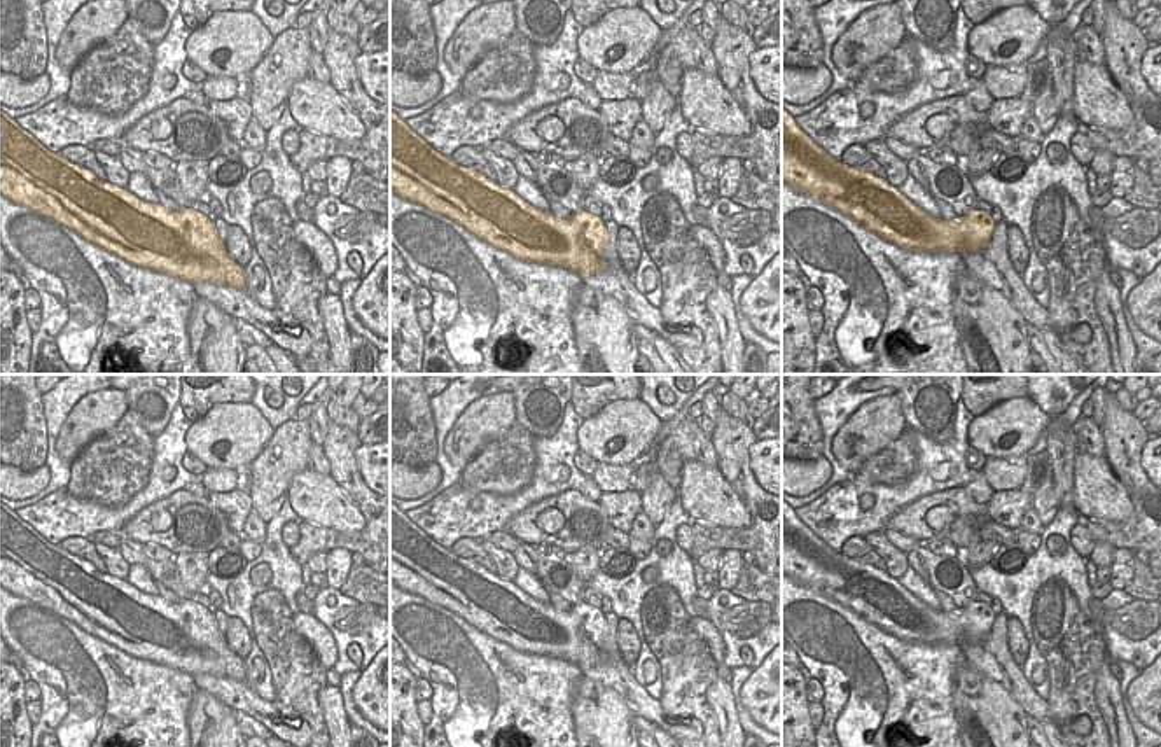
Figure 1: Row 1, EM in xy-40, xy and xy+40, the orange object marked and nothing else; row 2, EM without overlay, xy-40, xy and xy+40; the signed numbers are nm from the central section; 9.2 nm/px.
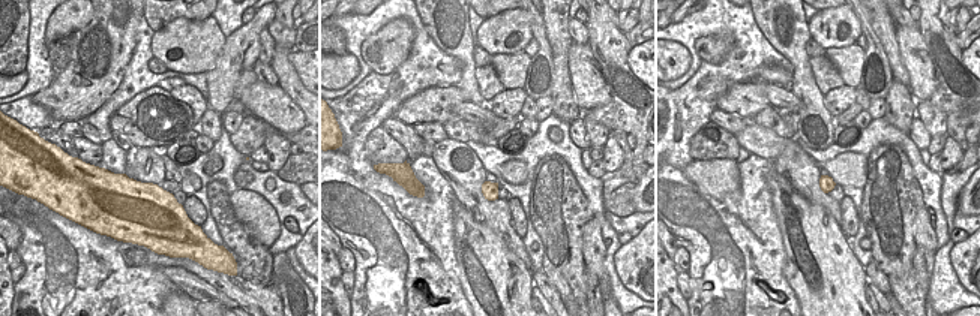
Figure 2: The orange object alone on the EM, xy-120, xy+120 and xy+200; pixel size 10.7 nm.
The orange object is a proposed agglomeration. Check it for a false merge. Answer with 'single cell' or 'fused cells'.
single cell

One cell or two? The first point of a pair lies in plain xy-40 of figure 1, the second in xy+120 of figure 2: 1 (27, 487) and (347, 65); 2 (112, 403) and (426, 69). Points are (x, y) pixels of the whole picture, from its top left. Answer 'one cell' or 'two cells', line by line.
1: one cell
2: two cells

